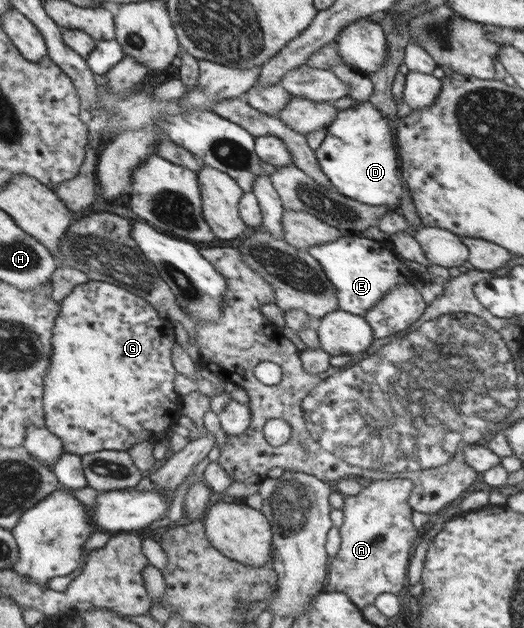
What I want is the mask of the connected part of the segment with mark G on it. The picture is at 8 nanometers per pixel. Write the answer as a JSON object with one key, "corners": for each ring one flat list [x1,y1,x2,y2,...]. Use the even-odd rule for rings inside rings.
{"corners":[[106,281,77,285,60,303,62,320,58,320,58,336,54,336,58,352,53,352,54,372,46,384,50,420,45,420,45,426,60,438,64,451,80,457,100,450,128,451,144,440,165,436,183,415,182,397,174,391,177,371,171,357,177,339,173,324,144,298]]}

